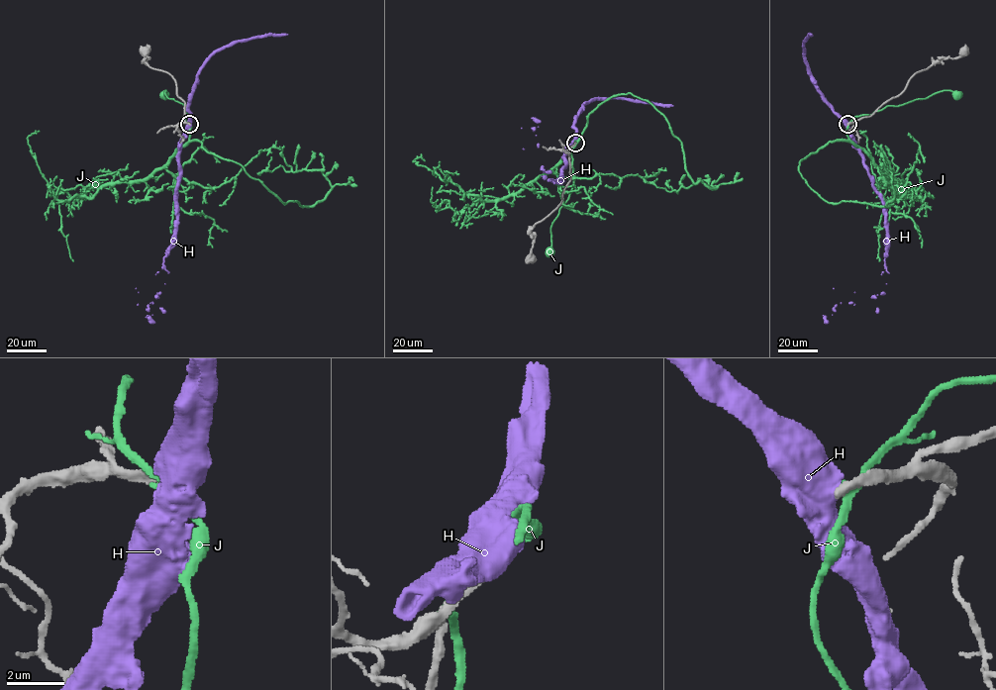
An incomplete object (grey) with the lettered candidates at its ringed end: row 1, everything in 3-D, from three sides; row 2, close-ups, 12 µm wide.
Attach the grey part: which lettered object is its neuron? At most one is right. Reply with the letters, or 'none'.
none

